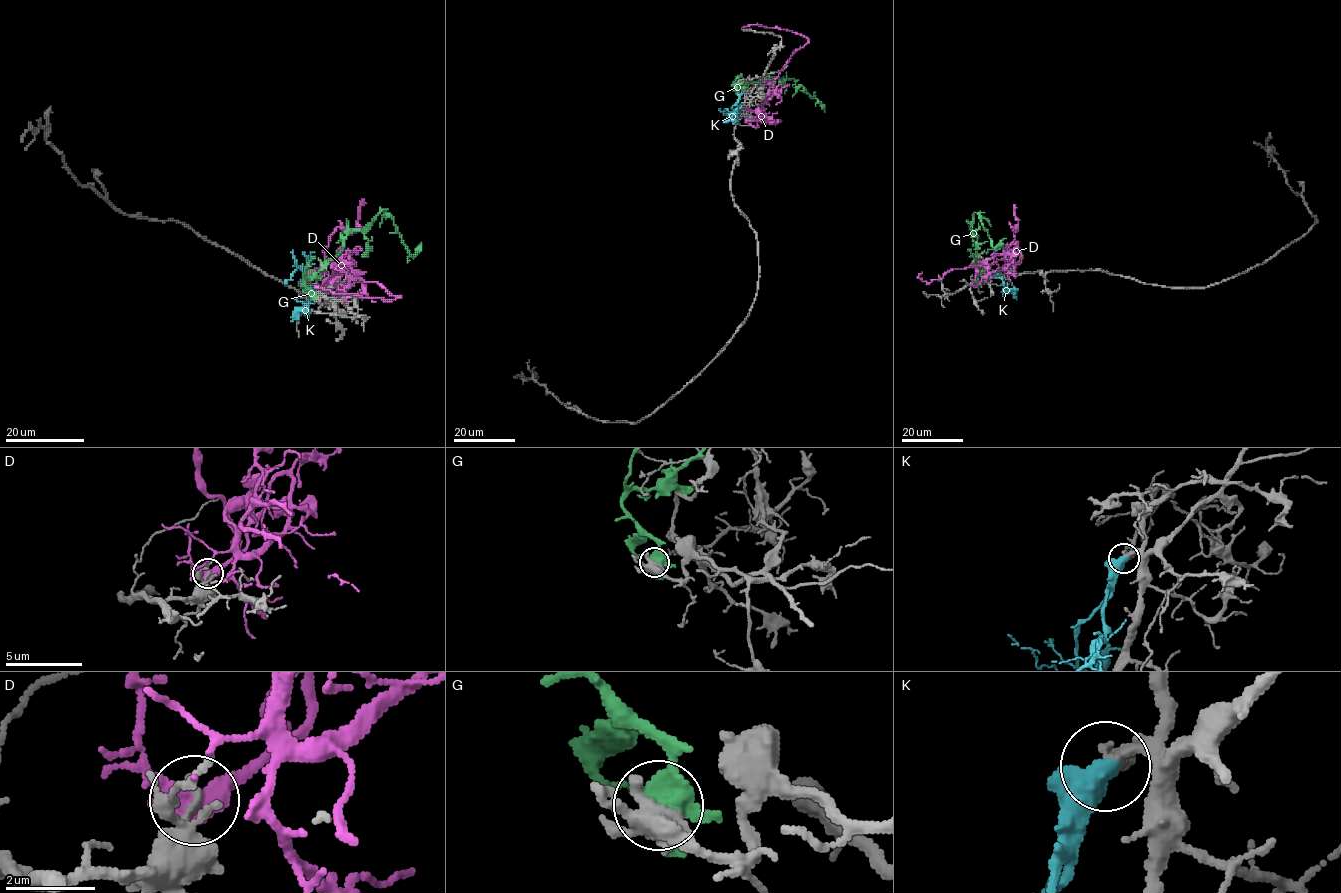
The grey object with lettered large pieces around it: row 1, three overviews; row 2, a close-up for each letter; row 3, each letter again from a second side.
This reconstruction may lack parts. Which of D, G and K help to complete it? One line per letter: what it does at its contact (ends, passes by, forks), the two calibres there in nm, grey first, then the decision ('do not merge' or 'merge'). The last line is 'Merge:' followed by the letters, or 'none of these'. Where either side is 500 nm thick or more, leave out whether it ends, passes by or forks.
D: it forks; calibres 170 and 400 nm; do not merge
G: it forks; calibres 380 and 360 nm; do not merge
K: calibres 280 and 600 nm; merge
Merge: K

